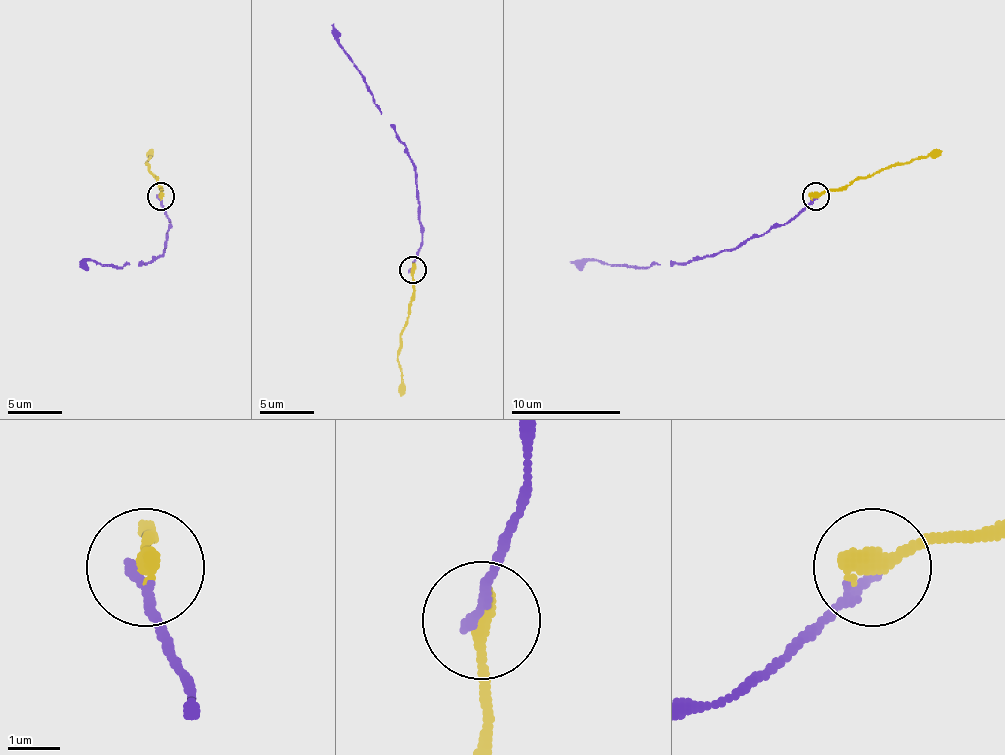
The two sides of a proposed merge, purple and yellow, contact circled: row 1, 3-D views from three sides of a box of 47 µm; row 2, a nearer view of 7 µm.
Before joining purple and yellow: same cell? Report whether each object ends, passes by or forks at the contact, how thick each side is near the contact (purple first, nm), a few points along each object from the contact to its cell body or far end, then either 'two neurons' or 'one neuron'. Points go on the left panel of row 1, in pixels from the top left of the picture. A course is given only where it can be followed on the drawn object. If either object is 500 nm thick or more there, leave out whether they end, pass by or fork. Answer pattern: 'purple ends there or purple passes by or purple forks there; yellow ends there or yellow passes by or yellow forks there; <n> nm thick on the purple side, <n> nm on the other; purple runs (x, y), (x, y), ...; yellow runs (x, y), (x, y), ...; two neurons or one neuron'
purple ends there; yellow ends there; 200 nm thick on the purple side, 360 nm on the other; purple runs (160, 197), (171, 224), (162, 254), (121, 268), (86, 259), (80, 262); yellow runs (160, 197), (162, 191), (146, 164), (151, 150); one neuron

